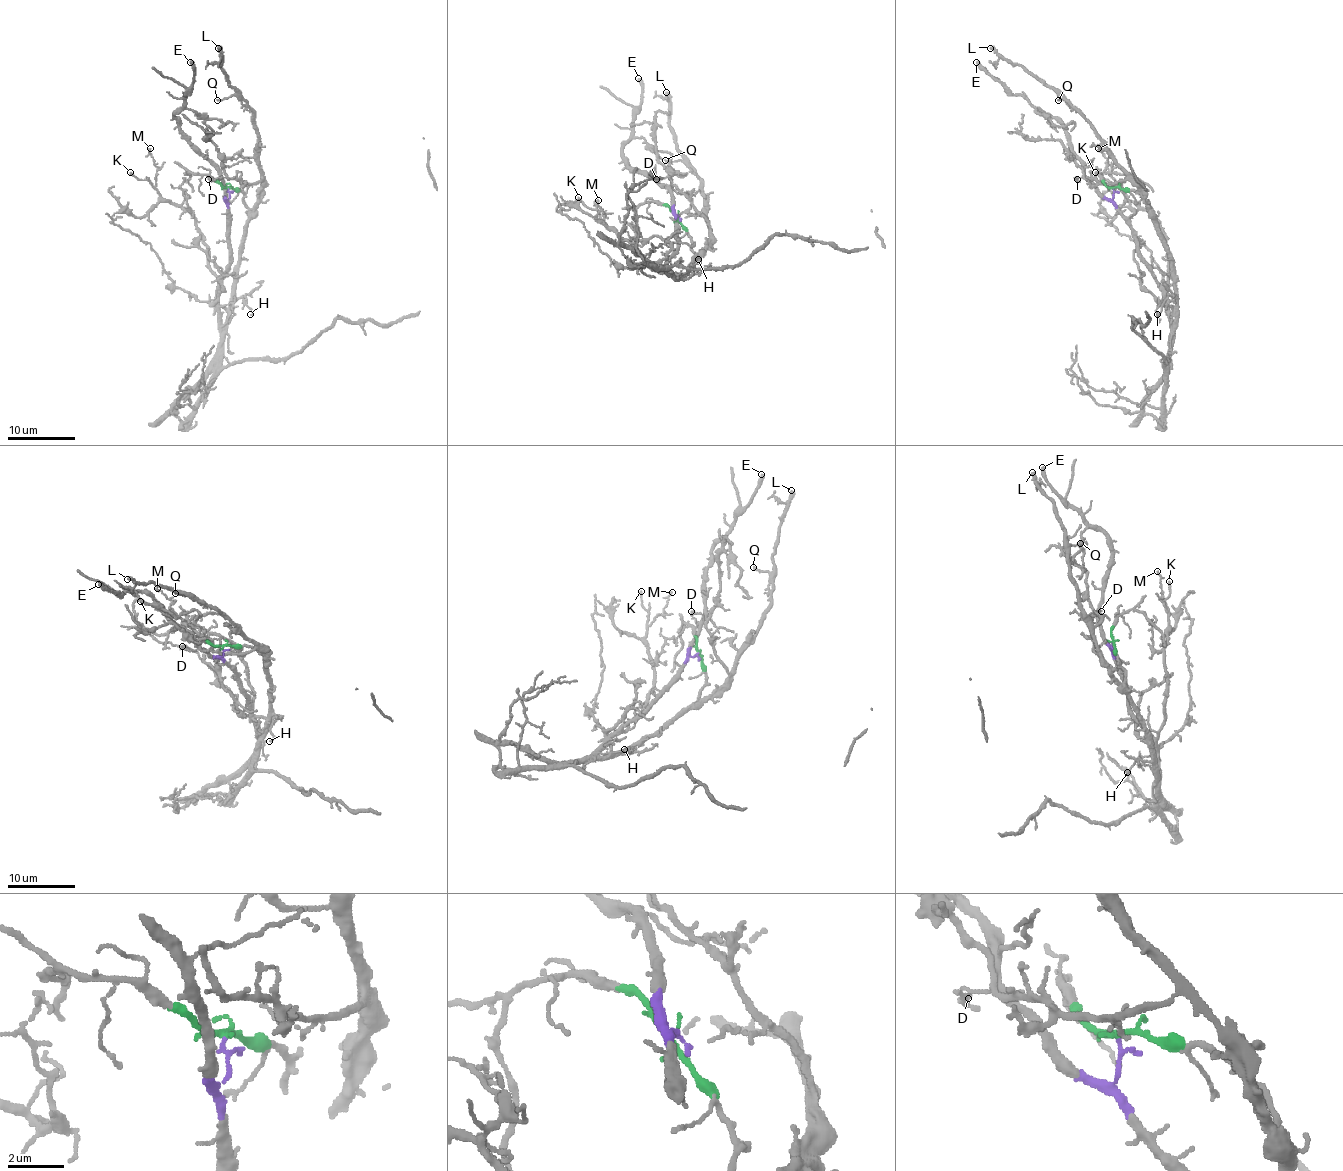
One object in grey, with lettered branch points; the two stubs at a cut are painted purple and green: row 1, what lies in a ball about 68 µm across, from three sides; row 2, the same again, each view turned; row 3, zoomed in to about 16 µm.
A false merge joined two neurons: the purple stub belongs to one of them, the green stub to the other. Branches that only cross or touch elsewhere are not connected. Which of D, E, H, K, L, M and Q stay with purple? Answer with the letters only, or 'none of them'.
E, K, M

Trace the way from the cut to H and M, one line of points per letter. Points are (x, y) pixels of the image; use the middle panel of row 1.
H: (677, 215), (695, 252), (690, 268), (682, 276), (692, 274), (694, 266), (700, 262), (699, 259)
M: (677, 215), (677, 249), (665, 269), (656, 269), (604, 222), (605, 213), (599, 207), (599, 200)

